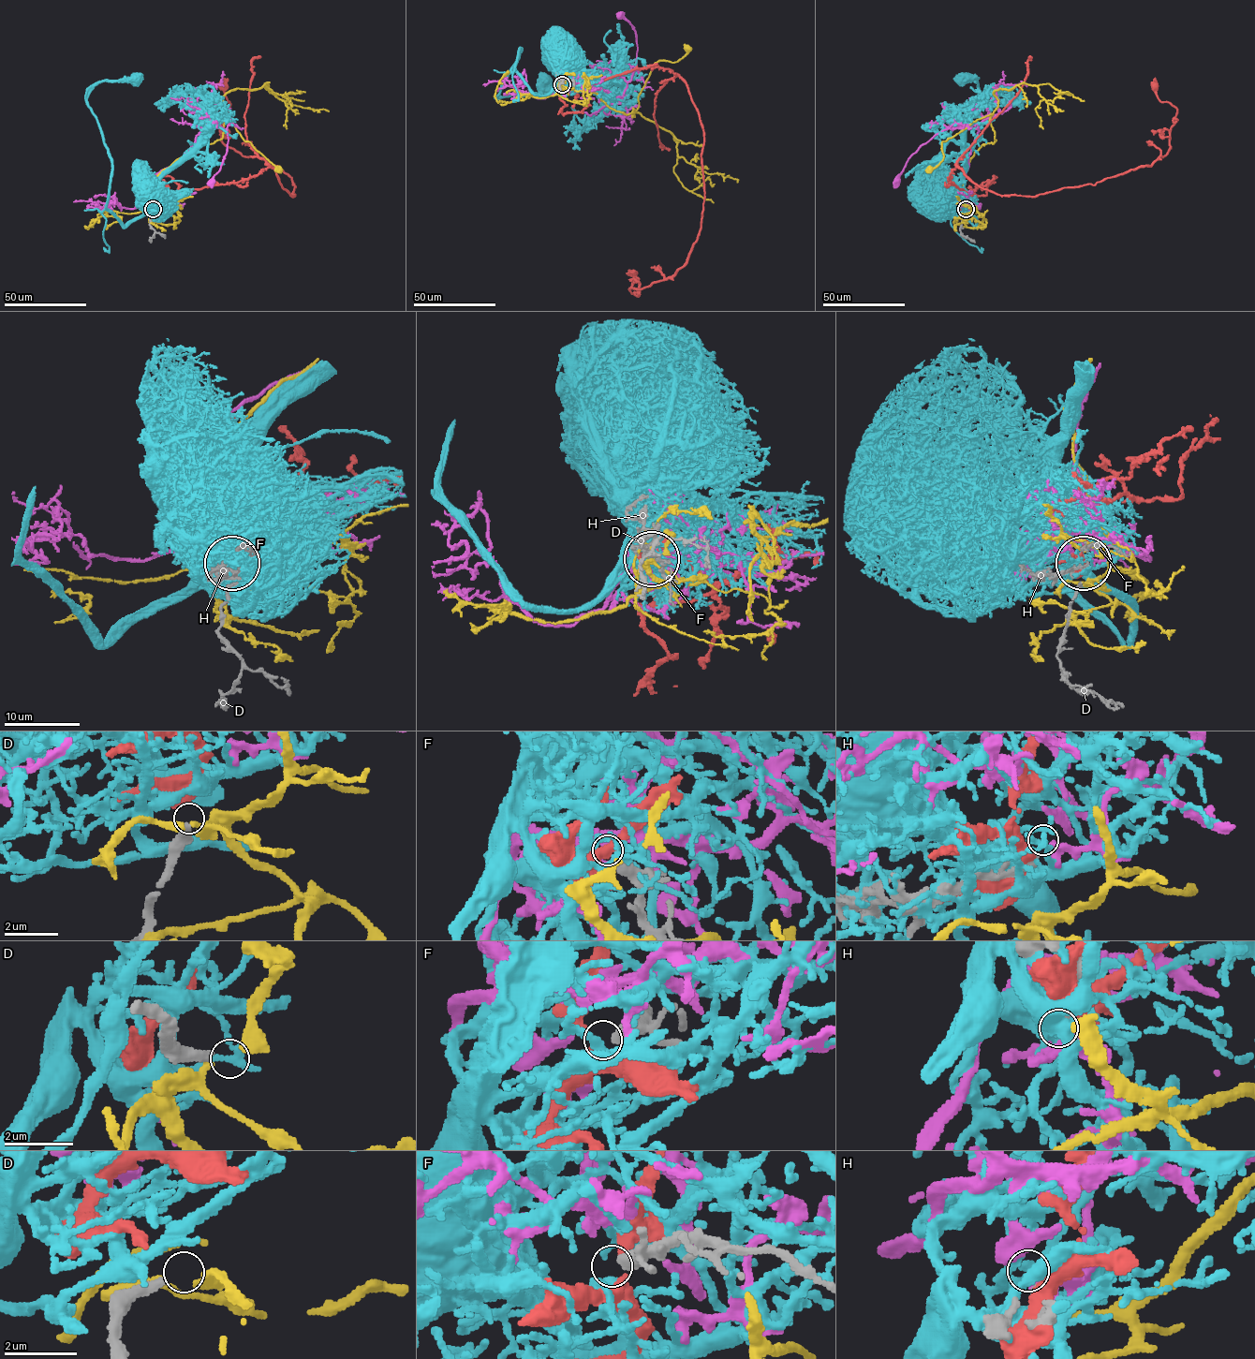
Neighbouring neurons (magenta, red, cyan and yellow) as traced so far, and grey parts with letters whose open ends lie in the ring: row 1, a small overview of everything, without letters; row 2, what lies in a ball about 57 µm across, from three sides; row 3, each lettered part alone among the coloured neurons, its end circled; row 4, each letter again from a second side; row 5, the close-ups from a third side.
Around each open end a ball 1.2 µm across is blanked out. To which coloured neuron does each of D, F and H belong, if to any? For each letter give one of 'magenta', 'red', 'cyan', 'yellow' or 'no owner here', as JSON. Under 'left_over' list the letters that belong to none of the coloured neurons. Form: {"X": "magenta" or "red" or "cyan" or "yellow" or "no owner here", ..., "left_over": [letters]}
{"D": "no owner here", "F": "cyan", "H": "magenta", "left_over": ["D"]}

